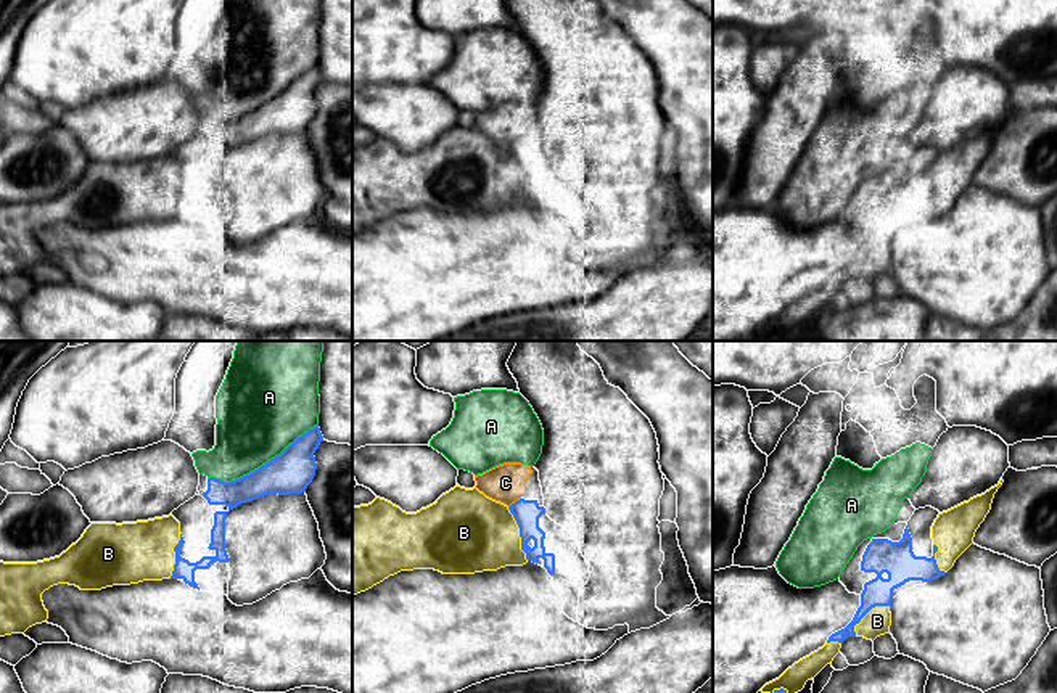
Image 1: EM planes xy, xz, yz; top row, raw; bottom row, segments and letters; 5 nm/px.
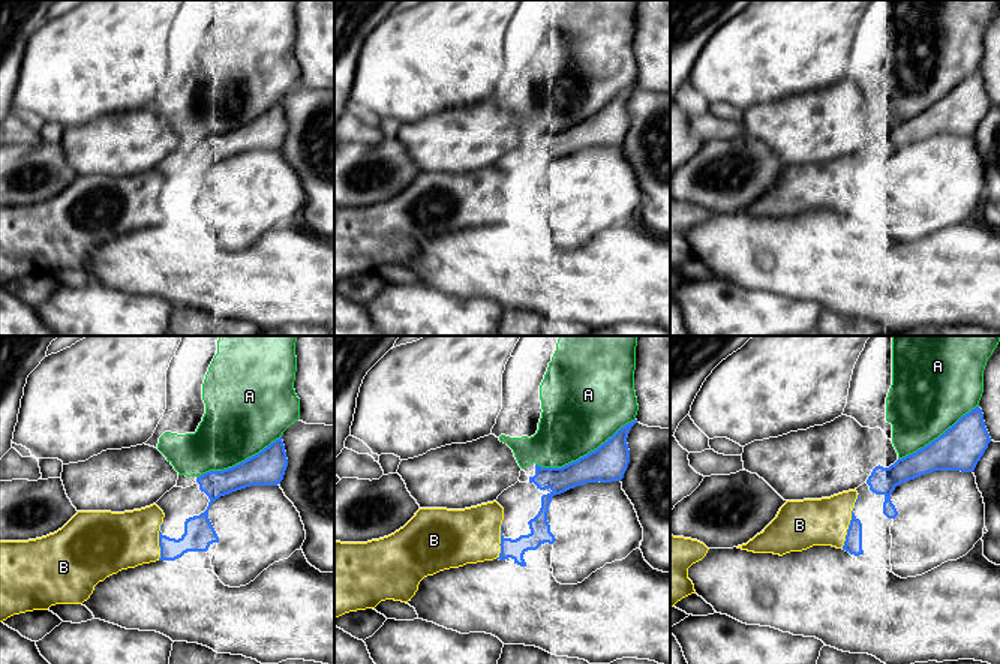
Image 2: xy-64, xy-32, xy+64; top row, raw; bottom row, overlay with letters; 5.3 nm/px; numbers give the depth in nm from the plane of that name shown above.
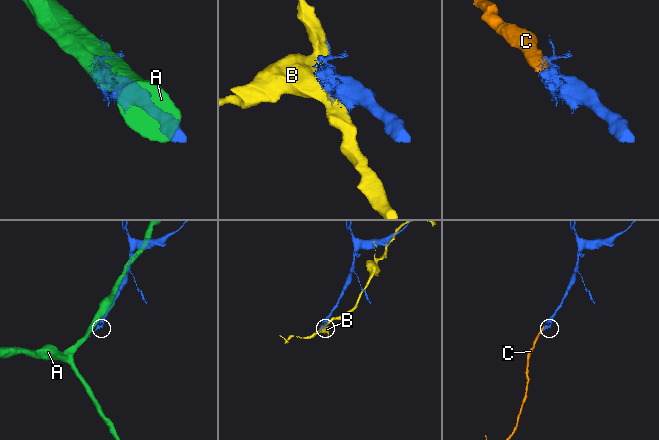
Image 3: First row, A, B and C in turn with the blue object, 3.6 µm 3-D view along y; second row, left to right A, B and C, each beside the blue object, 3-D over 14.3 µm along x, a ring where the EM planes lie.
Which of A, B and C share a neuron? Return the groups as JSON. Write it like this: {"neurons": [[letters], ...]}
{"neurons": [["A"], ["B"], ["C"]]}

